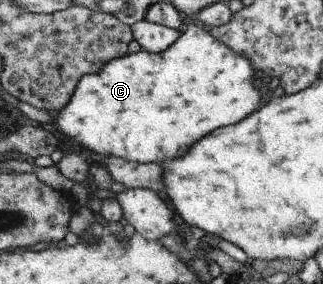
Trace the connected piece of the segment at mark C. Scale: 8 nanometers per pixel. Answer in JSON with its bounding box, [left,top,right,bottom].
[49,24,261,163]

